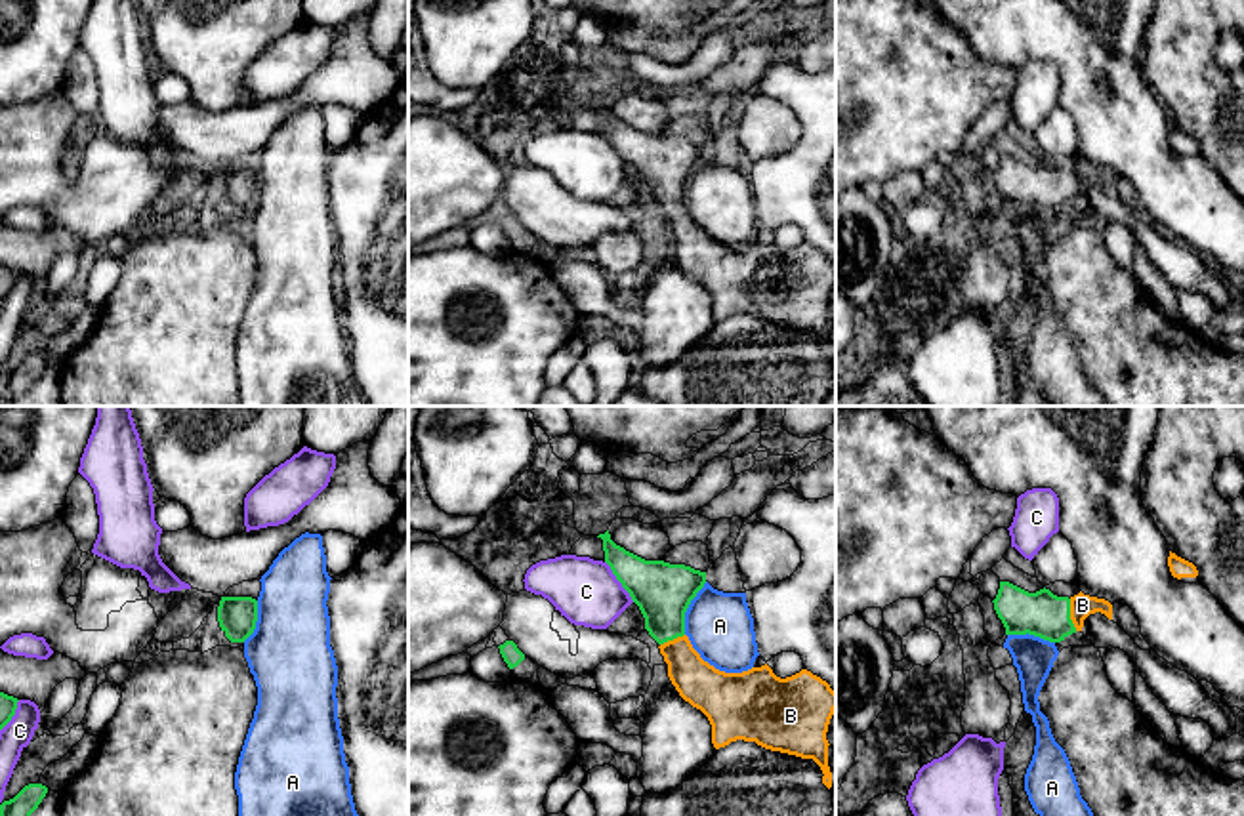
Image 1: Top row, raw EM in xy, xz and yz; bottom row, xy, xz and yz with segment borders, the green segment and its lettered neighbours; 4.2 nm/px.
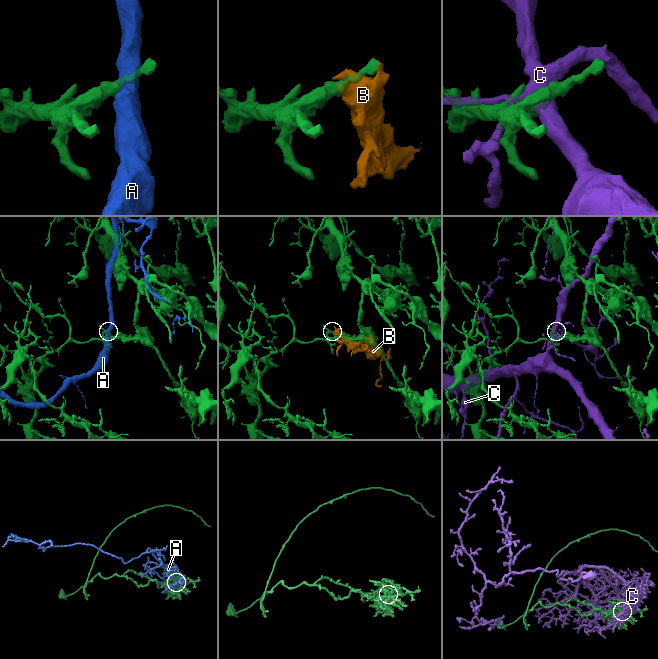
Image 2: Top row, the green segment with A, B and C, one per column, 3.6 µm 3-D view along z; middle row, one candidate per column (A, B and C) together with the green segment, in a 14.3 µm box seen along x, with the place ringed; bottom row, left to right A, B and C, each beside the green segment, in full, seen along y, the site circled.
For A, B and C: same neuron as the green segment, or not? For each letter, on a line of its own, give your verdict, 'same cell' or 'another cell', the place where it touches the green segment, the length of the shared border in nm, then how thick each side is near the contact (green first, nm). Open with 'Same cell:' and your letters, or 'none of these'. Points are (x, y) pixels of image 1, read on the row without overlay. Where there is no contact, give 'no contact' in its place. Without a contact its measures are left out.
Same cell: B
A: another cell; meets green in xz at (687, 180); contact 240 nm long; 240 nm thick on the green side, 280 nm on the other
B: same cell; meets green in yz at (1069, 187); contact 140 nm long; 190 nm thick on the green side, 100 nm on the other
C: another cell; meets green in xz at (619, 153); contact 220 nm long; 240 nm thick on the green side, 280 nm on the other

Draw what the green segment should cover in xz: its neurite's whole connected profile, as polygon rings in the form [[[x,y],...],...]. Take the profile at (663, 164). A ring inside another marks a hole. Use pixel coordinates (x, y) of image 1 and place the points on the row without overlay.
[[[609,103],[597,111],[603,112],[605,135],[639,179],[649,208],[660,217],[672,257],[708,290],[714,320],[744,313],[813,332],[830,362],[826,305],[836,284],[830,257],[807,242],[780,252],[767,236],[742,246],[715,242],[685,208],[685,185],[704,160],[706,145],[645,133],[616,118]]]

